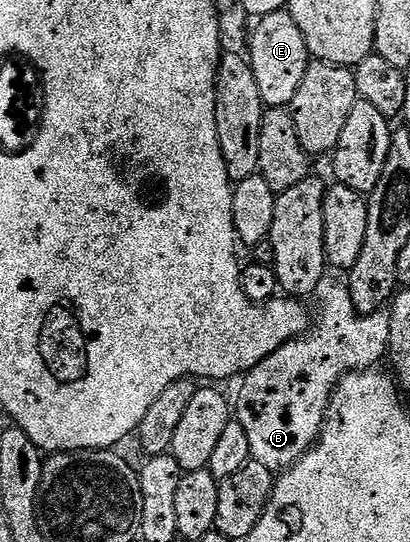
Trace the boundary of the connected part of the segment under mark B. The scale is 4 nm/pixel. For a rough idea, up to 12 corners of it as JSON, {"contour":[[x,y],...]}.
{"contour":[[346,289],[239,398],[251,458],[286,472],[313,449],[342,383],[391,349],[391,323]]}

